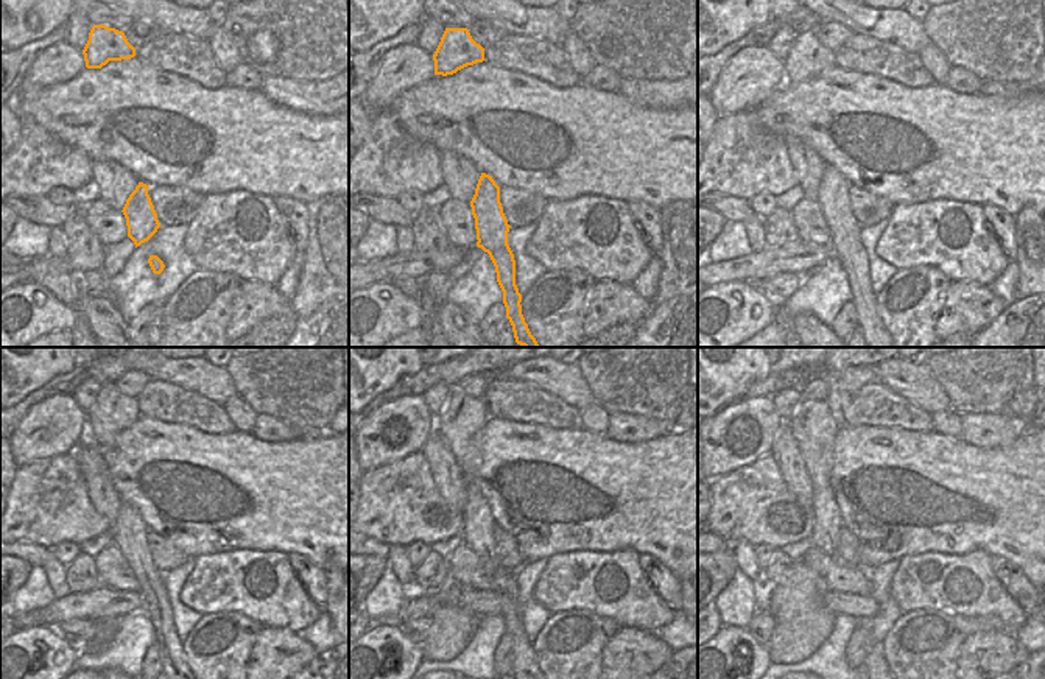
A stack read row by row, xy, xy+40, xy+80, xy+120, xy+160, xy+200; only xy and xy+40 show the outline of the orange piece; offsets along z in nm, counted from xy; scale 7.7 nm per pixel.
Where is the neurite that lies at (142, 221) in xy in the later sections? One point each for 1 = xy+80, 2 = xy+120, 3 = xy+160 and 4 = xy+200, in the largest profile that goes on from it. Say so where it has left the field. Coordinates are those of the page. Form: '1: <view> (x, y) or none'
1: xy+80 (833, 198)
2: xy+120 (130, 531)
3: xy+160 (460, 424)
4: xy+200 (813, 429)

